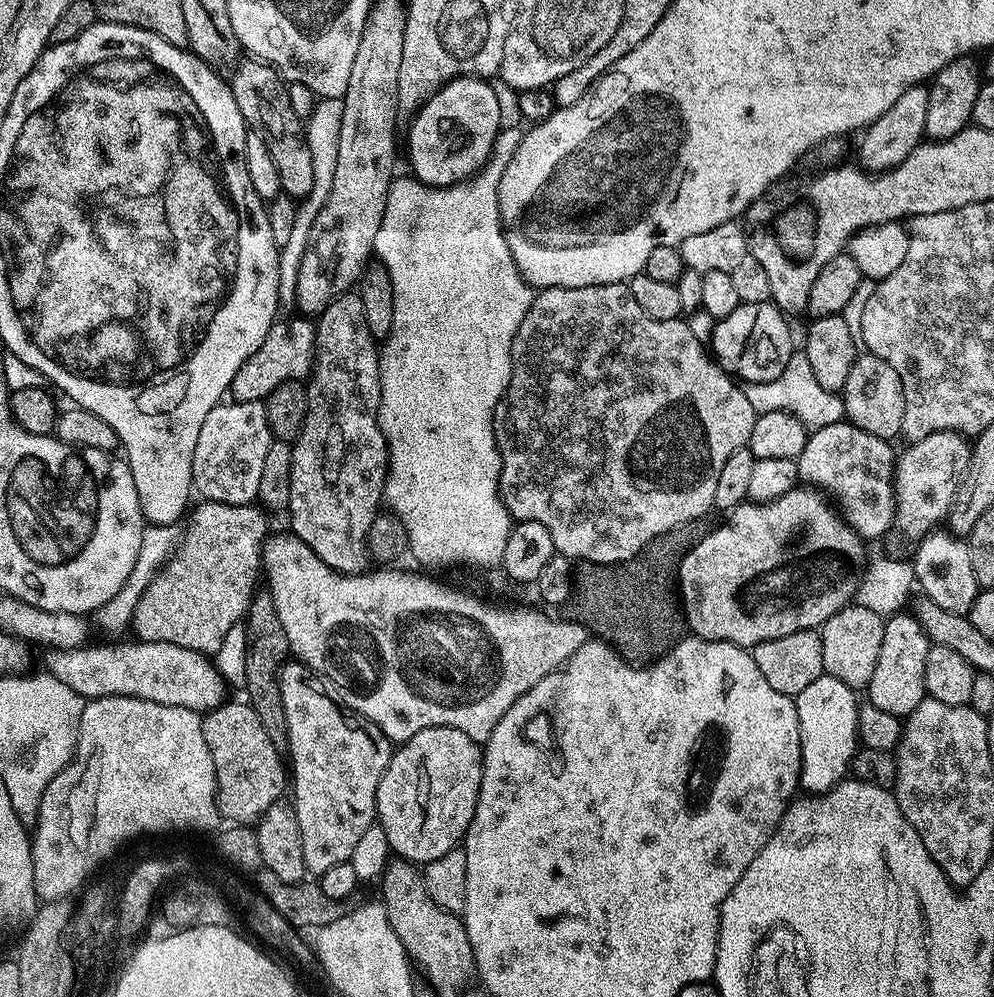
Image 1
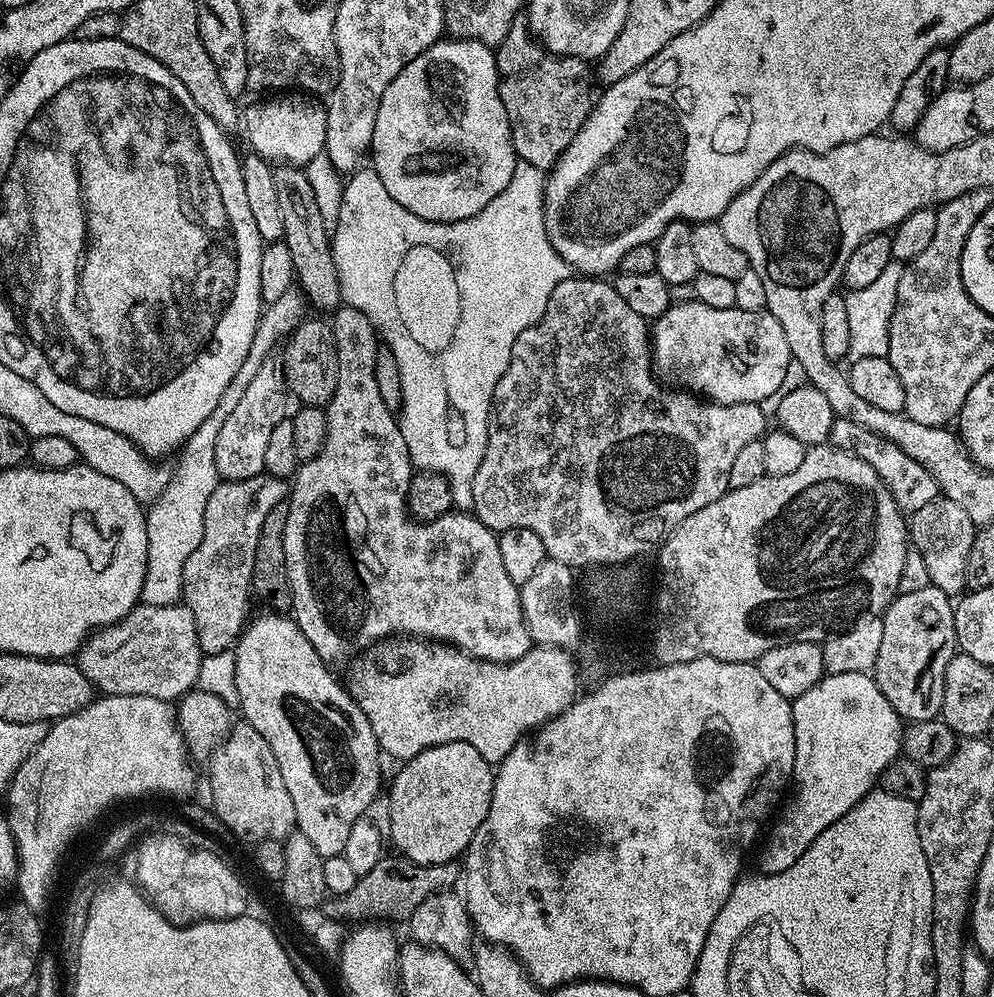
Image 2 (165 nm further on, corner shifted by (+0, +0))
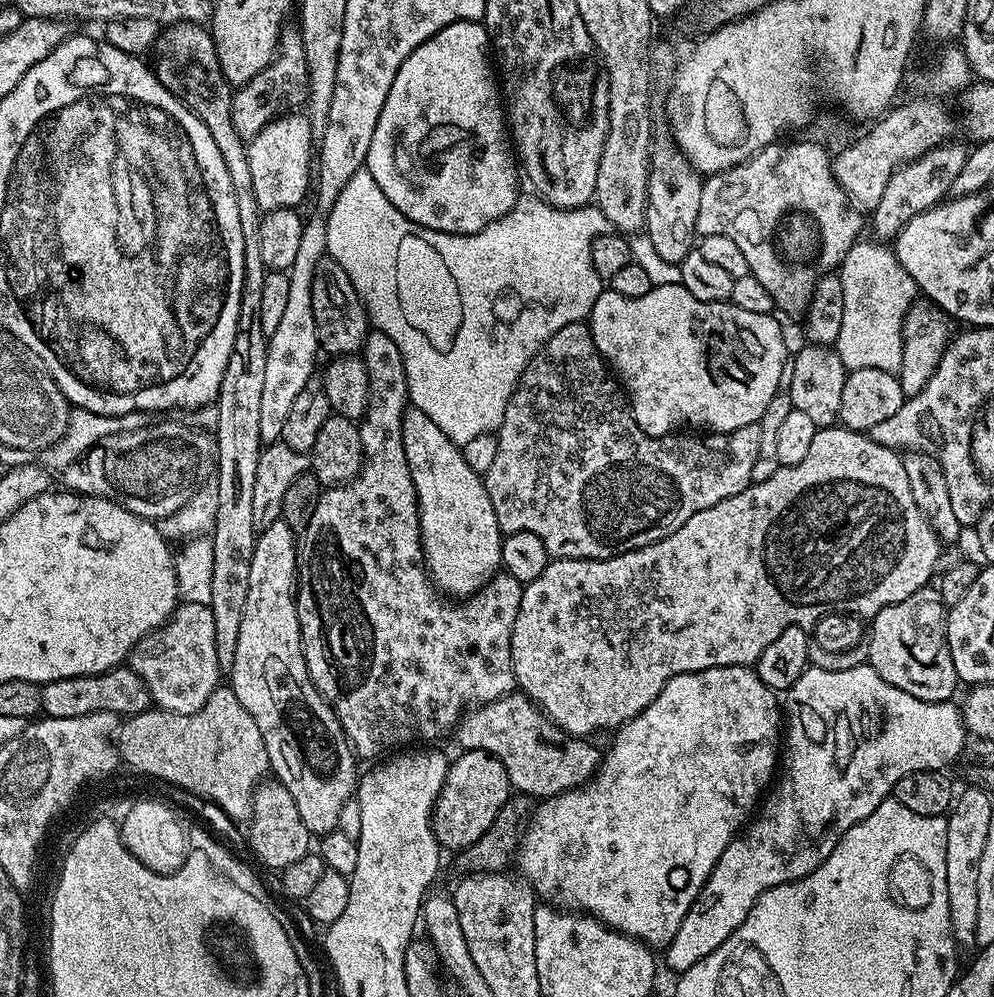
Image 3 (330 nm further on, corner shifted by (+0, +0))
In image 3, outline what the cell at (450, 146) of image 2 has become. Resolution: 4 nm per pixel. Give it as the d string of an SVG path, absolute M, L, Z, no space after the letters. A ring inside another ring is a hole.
M459 20L446 26L402 62L394 86L386 94L386 106L382 106L378 126L374 126L366 170L403 216L430 230L459 236L474 234L514 207L521 195L522 176L506 123L502 88L490 59L488 31L483 23Z

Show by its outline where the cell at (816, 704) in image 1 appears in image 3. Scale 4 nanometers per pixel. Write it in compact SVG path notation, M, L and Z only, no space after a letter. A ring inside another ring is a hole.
M867 662L854 666L854 670L838 670L837 672L810 666L802 674L802 678L798 678L798 682L794 682L794 686L788 689L786 699L788 699L788 708L786 704L788 789L780 788L768 801L765 799L751 823L732 839L730 846L726 846L726 850L722 850L720 856L716 857L716 865L710 874L710 878L706 878L706 882L702 886L702 890L696 895L696 900L690 906L686 918L682 918L682 926L678 926L678 934L674 934L671 944L666 949L668 968L673 974L690 970L690 966L694 966L694 962L705 960L710 954L714 954L718 950L718 946L722 946L722 942L726 942L726 938L730 938L730 934L734 934L734 930L738 930L738 926L742 926L742 922L746 922L746 914L750 914L754 902L766 890L802 878L818 866L822 866L822 862L826 862L830 850L834 850L834 846L838 846L842 834L846 834L846 830L850 830L850 826L862 822L862 818L866 818L866 814L874 814L874 810L878 810L880 803L892 796L893 786L902 778L906 778L906 774L939 772L947 769L949 767L947 764L954 763L964 752L964 736L966 737L964 718L961 709L957 705L955 708L955 703L922 702L918 698L906 694L906 690L898 690L898 686L890 686L890 682L883 680L871 664Z

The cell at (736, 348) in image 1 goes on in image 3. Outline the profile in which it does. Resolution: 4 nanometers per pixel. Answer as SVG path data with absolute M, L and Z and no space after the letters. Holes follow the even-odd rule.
M676 284L652 287L649 292L642 294L642 298L626 298L617 292L605 290L601 292L598 302L594 302L592 314L586 323L592 332L594 346L610 365L611 371L622 381L623 391L626 393L632 409L632 417L638 422L638 426L651 436L670 436L681 430L704 429L716 434L727 434L742 426L759 424L762 414L766 414L766 406L770 406L770 398L774 398L777 392L781 391L782 381L786 376L784 332L774 317L775 315L772 314L753 314L752 311L742 310L731 302L722 304L702 302L698 298L694 298L694 294L690 294L690 290L686 290L683 284Z

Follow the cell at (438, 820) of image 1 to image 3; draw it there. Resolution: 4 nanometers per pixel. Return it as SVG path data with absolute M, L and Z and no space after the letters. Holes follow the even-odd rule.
M464 750L459 754L457 760L449 763L444 785L432 809L432 828L436 832L436 841L444 850L463 850L478 842L478 838L490 830L494 818L498 818L510 798L508 775L498 758L482 750Z

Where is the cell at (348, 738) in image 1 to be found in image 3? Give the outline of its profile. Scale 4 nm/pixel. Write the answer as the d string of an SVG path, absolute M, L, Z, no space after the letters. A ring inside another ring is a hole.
M283 518L257 535L230 687L238 702L246 706L246 714L258 725L271 771L290 790L306 830L323 834L339 829L342 806L353 799L358 783L358 757L334 710L324 701L306 670L296 609L297 543L297 533Z

